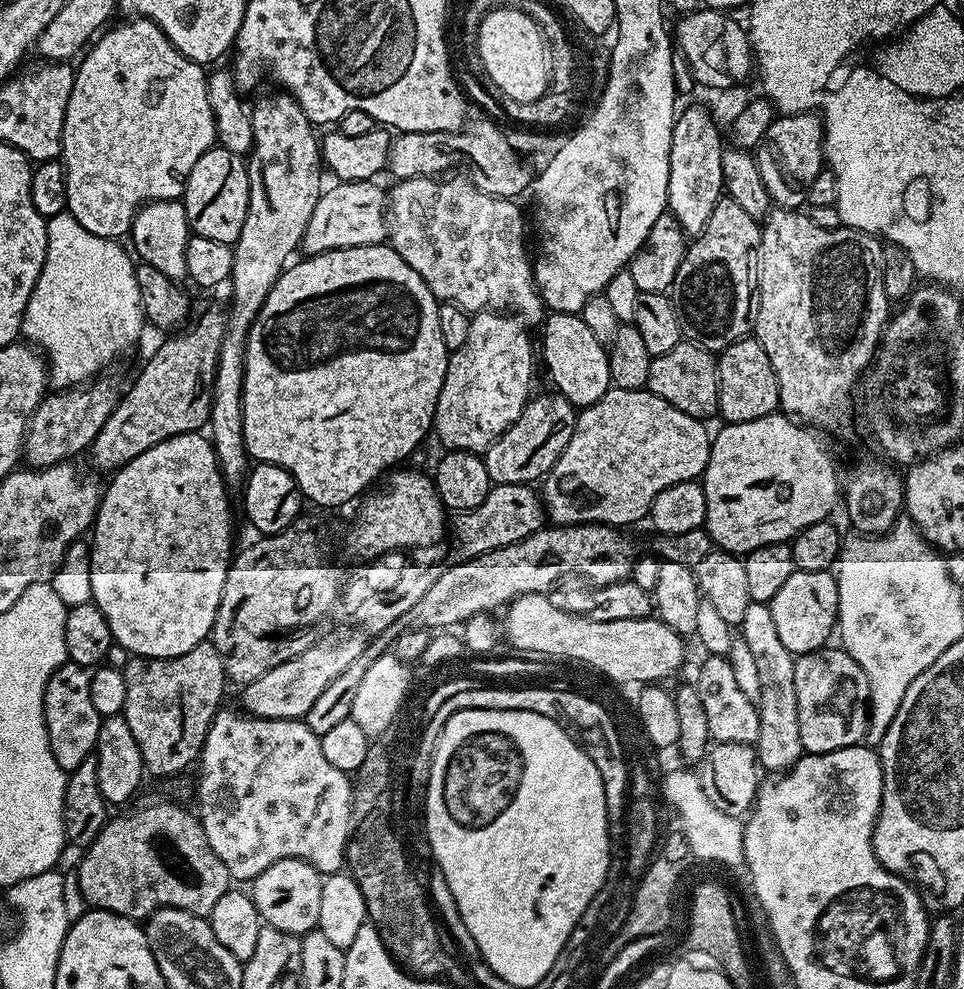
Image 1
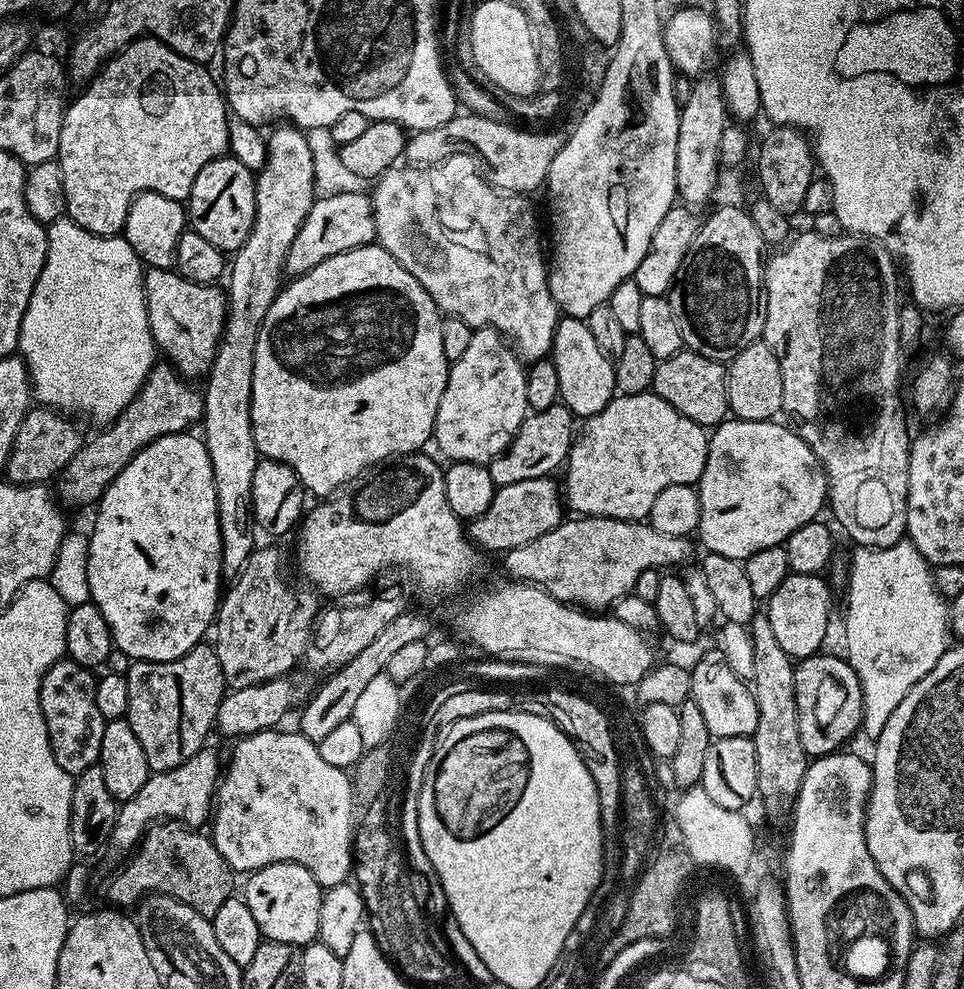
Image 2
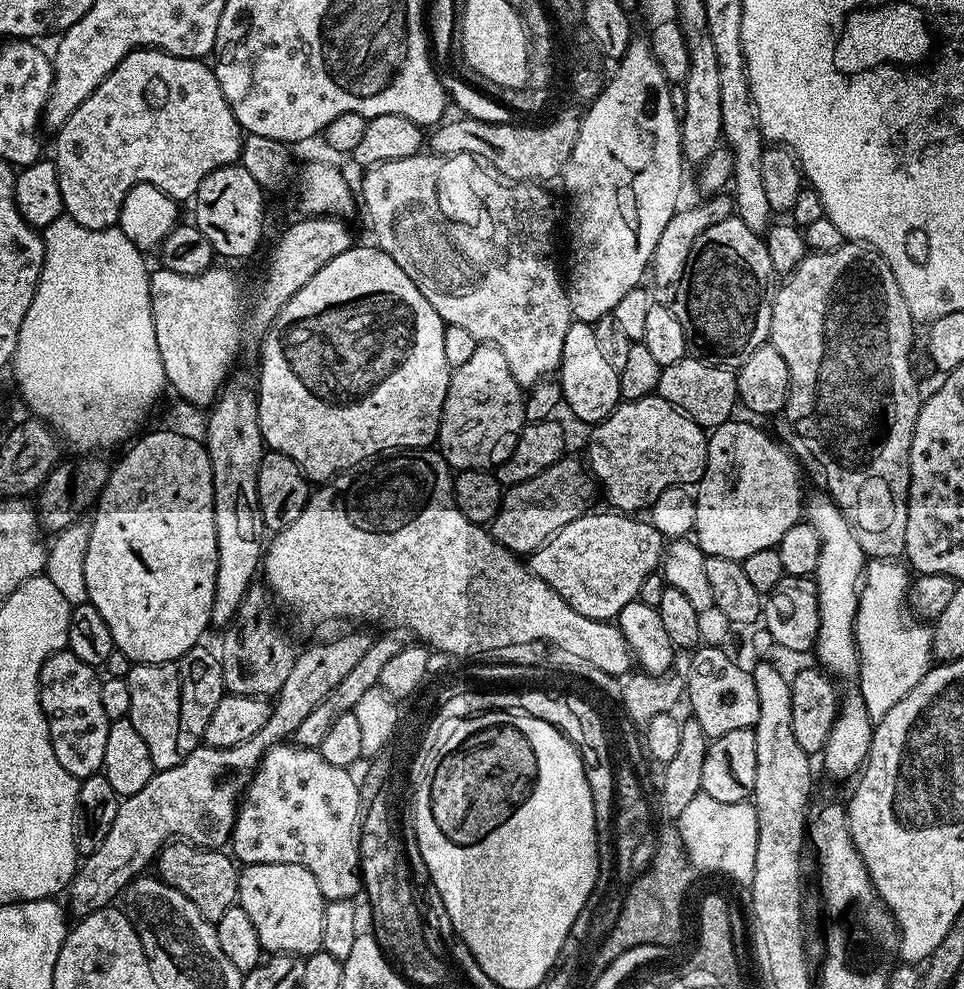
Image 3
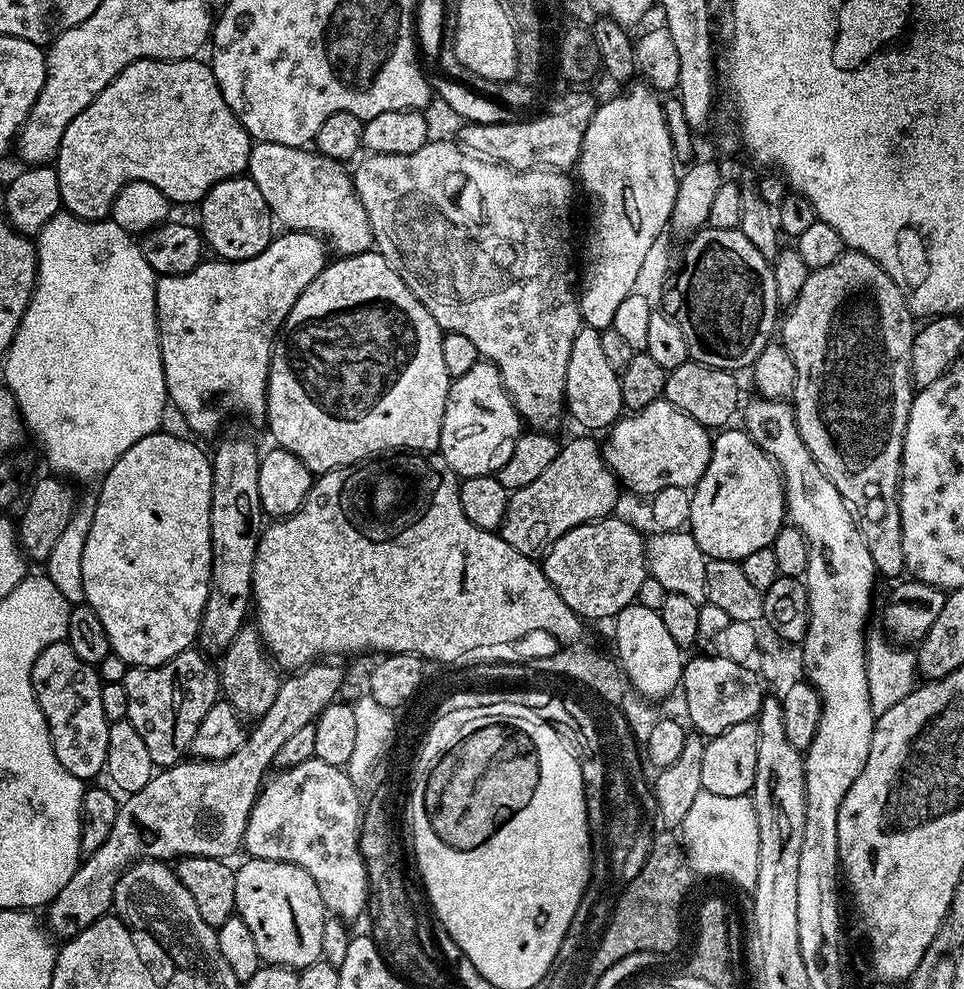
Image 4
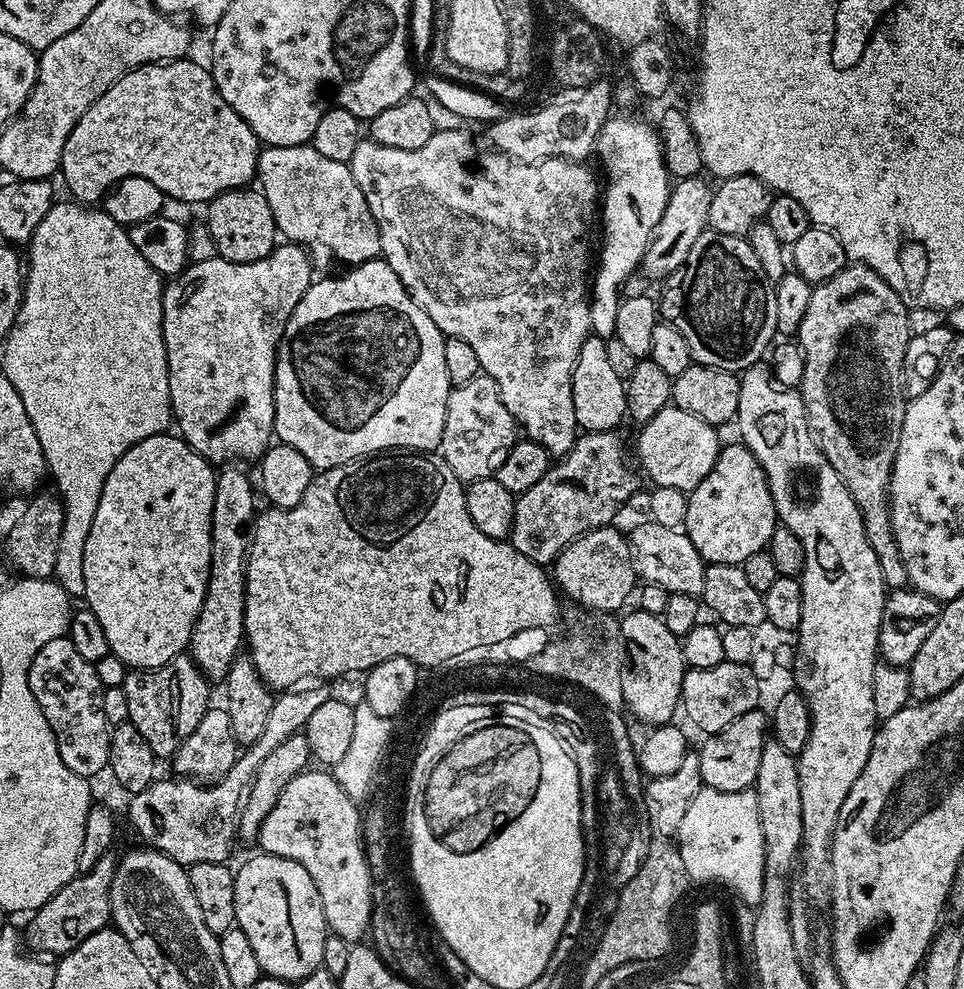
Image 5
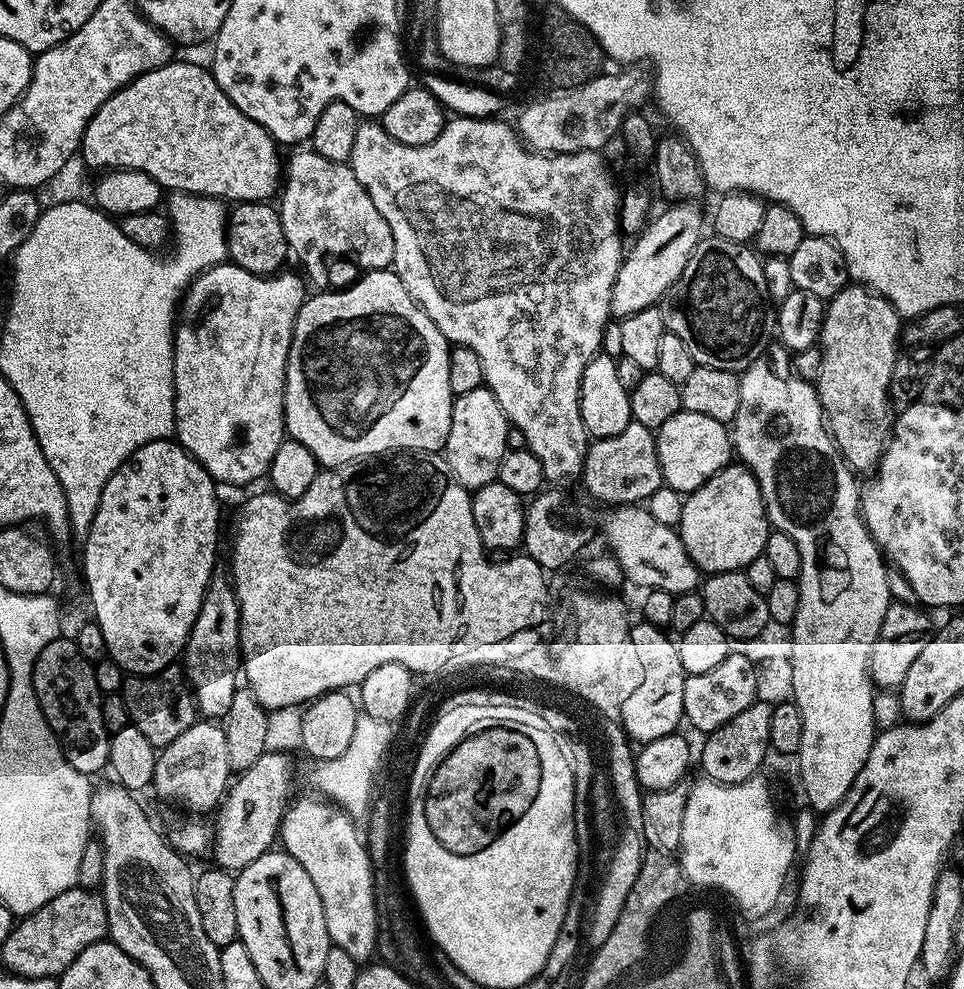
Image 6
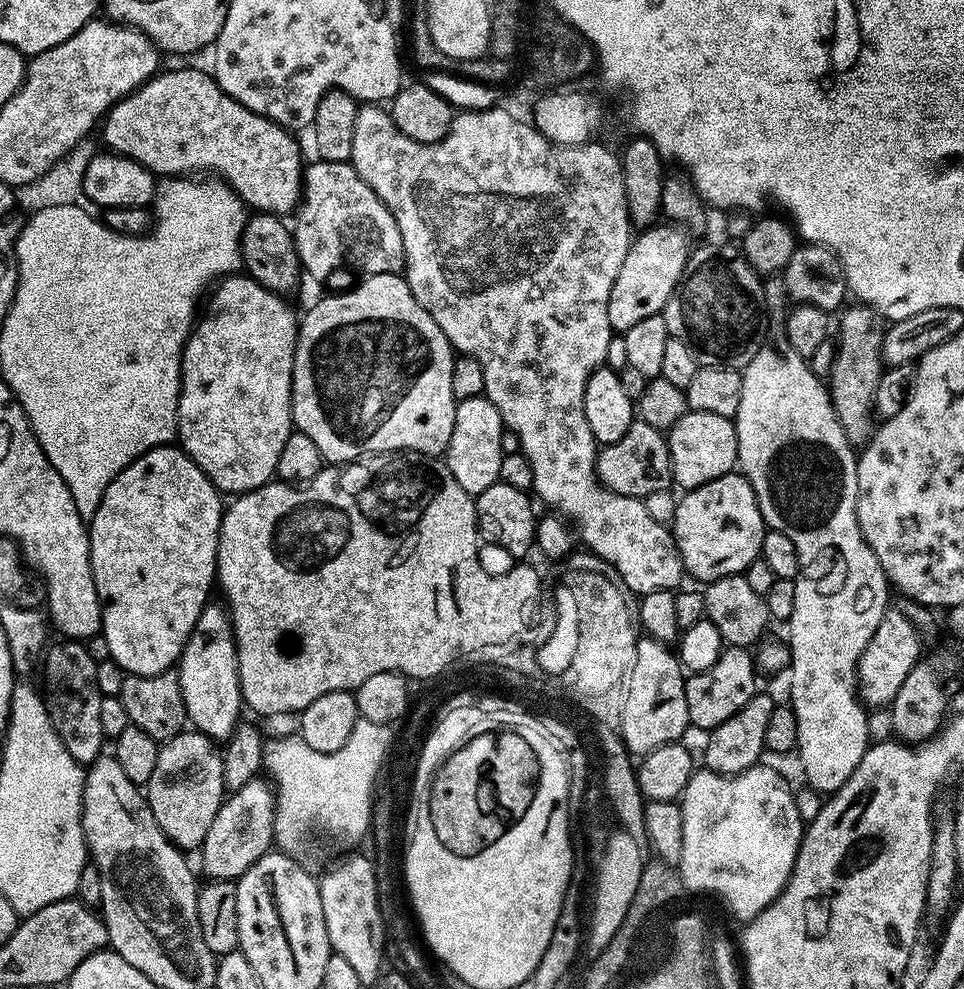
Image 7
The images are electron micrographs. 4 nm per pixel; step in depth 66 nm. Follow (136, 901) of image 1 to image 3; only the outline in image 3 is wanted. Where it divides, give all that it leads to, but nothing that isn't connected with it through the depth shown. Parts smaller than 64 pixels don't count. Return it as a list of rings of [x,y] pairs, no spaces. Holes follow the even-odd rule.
[[[169,842],[154,861],[155,875],[165,880],[174,890],[186,894],[194,906],[208,920],[215,922],[237,903],[240,894],[240,872],[235,859],[227,851],[200,848],[187,842]]]

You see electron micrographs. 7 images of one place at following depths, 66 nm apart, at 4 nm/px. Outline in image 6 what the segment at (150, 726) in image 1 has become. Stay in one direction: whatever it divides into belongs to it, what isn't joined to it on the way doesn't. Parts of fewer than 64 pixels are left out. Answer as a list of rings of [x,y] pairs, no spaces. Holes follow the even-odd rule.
[[[169,666],[151,676],[129,675],[122,685],[122,695],[129,721],[157,746],[174,742],[182,730],[198,719],[196,697],[186,679],[185,669],[180,666]]]

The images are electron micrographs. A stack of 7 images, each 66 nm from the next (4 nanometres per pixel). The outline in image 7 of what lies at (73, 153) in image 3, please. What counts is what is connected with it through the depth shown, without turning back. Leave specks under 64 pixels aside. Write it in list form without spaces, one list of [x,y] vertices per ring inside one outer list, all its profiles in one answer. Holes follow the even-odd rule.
[[[176,68],[173,70],[173,72],[167,72],[167,70],[161,71],[159,74],[152,77],[152,79],[148,80],[141,88],[136,88],[134,91],[130,93],[129,96],[123,96],[120,101],[118,101],[115,106],[108,109],[106,115],[103,117],[102,120],[102,128],[104,124],[104,144],[109,153],[118,155],[118,156],[128,156],[131,158],[131,160],[137,160],[142,167],[147,168],[149,172],[155,174],[157,177],[160,178],[184,178],[187,177],[189,174],[215,174],[219,179],[223,180],[224,183],[229,184],[233,190],[235,190],[238,195],[240,196],[240,199],[244,201],[245,205],[249,209],[255,210],[257,213],[260,214],[285,214],[284,212],[291,213],[293,209],[299,205],[300,197],[302,195],[302,177],[304,175],[304,170],[306,167],[305,161],[300,161],[300,144],[298,141],[295,140],[293,133],[289,131],[287,128],[283,128],[282,125],[276,124],[273,120],[270,118],[266,118],[262,114],[254,114],[254,110],[250,110],[246,106],[242,106],[239,104],[238,101],[236,101],[234,98],[230,98],[223,90],[219,88],[219,86],[216,84],[216,78],[215,75],[209,74],[208,76],[204,72],[199,72],[196,68]]]

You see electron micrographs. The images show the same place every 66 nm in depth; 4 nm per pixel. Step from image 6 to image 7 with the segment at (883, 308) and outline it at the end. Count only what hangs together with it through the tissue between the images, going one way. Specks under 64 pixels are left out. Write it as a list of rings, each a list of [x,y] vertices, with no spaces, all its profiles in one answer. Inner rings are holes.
[[[867,306],[855,307],[845,307],[839,313],[839,316],[841,315],[840,340],[835,341],[836,357],[830,377],[830,395],[836,417],[844,427],[846,438],[853,446],[863,446],[868,443],[874,431],[872,399],[882,371],[884,328],[881,317],[871,308]]]

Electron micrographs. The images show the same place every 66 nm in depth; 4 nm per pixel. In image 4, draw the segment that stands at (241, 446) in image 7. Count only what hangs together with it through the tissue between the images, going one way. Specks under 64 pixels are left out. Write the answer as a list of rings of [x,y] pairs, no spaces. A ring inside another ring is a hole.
[[[284,230],[273,235],[271,242],[258,254],[249,260],[221,260],[219,258],[205,259],[194,270],[181,276],[161,276],[156,281],[156,325],[160,331],[160,361],[164,367],[166,390],[169,401],[184,415],[184,420],[196,432],[208,436],[211,432],[219,433],[227,416],[253,416],[254,419],[263,421],[268,415],[268,371],[272,361],[272,345],[284,325],[284,319],[290,314],[294,302],[314,282],[314,278],[329,263],[330,252],[325,241],[312,232],[294,232]]]

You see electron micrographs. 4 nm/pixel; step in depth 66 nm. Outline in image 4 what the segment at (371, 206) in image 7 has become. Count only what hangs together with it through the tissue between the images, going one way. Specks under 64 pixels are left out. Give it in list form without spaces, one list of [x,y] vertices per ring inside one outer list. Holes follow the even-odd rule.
[[[256,142],[253,143],[250,150],[246,174],[254,182],[254,186],[262,190],[262,198],[266,198],[266,206],[279,223],[280,220],[284,223],[285,229],[294,232],[312,232],[327,241],[333,253],[346,257],[357,256],[369,251],[374,241],[366,206],[362,206],[349,169],[347,172],[344,168],[347,167],[341,161],[326,158],[307,147],[291,148],[290,146],[278,146],[274,142]]]

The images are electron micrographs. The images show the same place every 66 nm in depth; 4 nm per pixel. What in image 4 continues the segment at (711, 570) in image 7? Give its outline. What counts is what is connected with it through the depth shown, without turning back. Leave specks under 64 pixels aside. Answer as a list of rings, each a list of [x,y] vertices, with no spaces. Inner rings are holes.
[[[728,426],[715,433],[706,474],[691,493],[687,527],[705,557],[713,560],[739,562],[754,550],[771,548],[778,530],[786,523],[780,469],[740,426]]]

